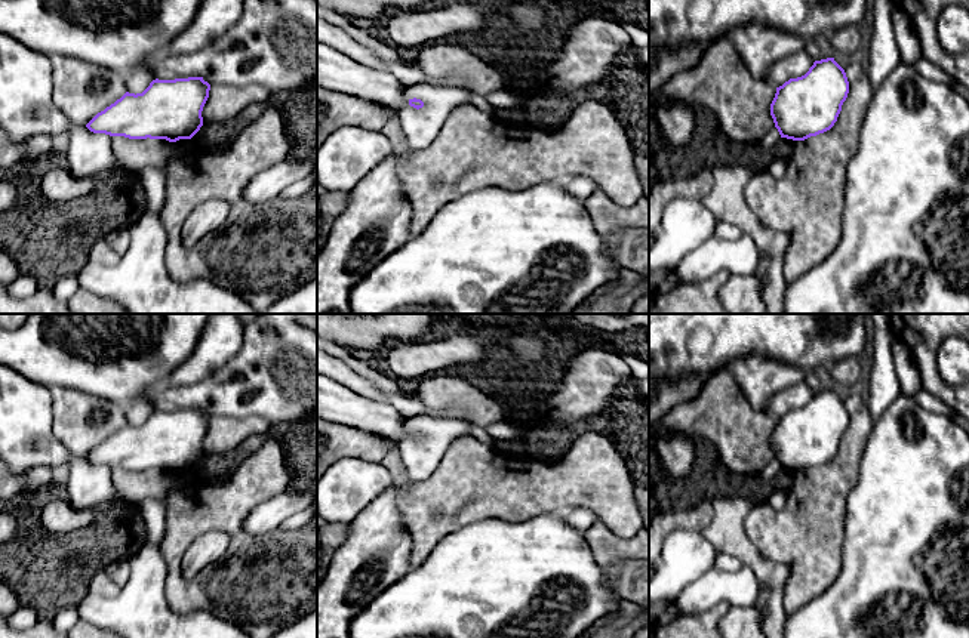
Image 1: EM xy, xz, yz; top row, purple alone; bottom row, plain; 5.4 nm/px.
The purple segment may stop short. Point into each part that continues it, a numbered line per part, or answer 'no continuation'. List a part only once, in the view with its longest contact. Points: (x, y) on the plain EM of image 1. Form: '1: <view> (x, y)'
1: xz (335, 403)

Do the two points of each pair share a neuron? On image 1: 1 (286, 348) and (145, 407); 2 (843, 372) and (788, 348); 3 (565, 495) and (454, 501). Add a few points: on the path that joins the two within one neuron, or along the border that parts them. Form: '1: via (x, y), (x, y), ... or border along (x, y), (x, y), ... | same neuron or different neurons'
1: border along (141, 395), (154, 410) | different neurons
2: border along (857, 357), (839, 360), (828, 369) | different neurons
3: via (537, 495), (482, 495) | same neuron

